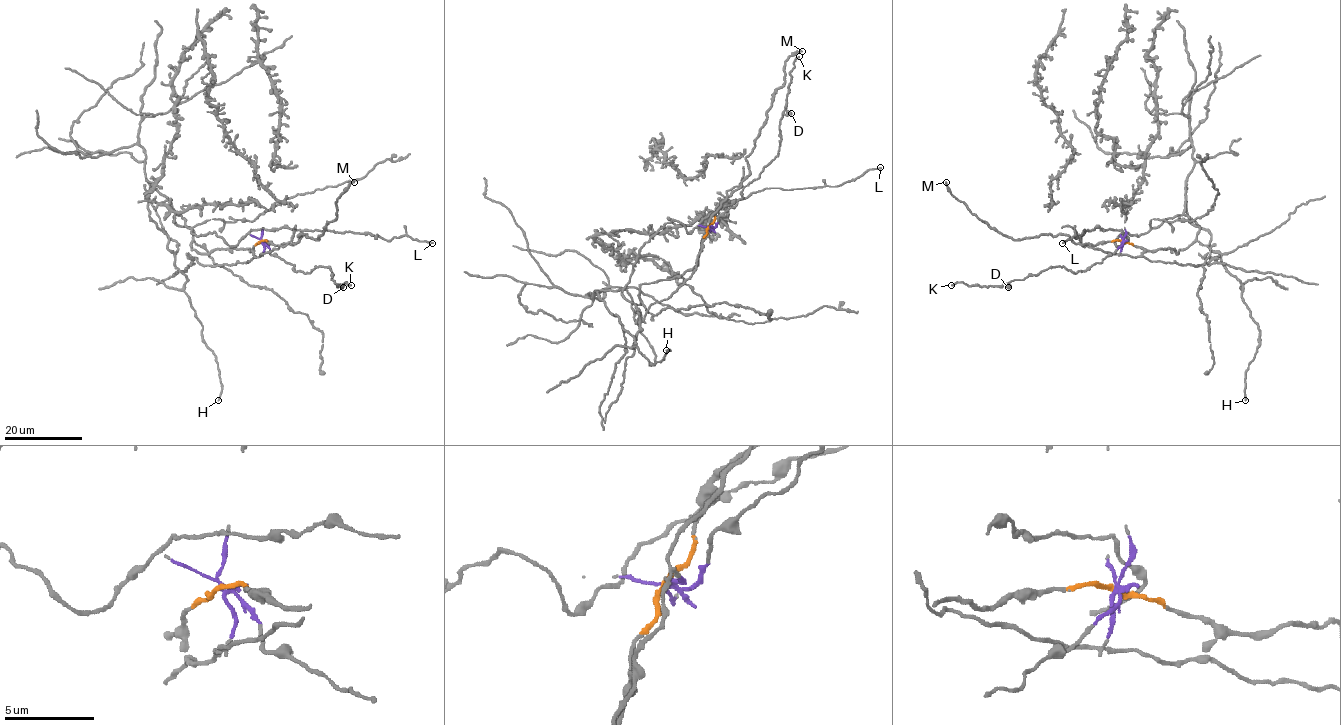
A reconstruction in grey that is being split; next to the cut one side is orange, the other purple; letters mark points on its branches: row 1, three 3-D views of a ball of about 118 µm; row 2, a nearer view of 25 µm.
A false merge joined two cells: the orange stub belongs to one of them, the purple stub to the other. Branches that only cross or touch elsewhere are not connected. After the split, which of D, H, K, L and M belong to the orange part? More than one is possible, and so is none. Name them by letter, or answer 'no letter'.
H, L, M

